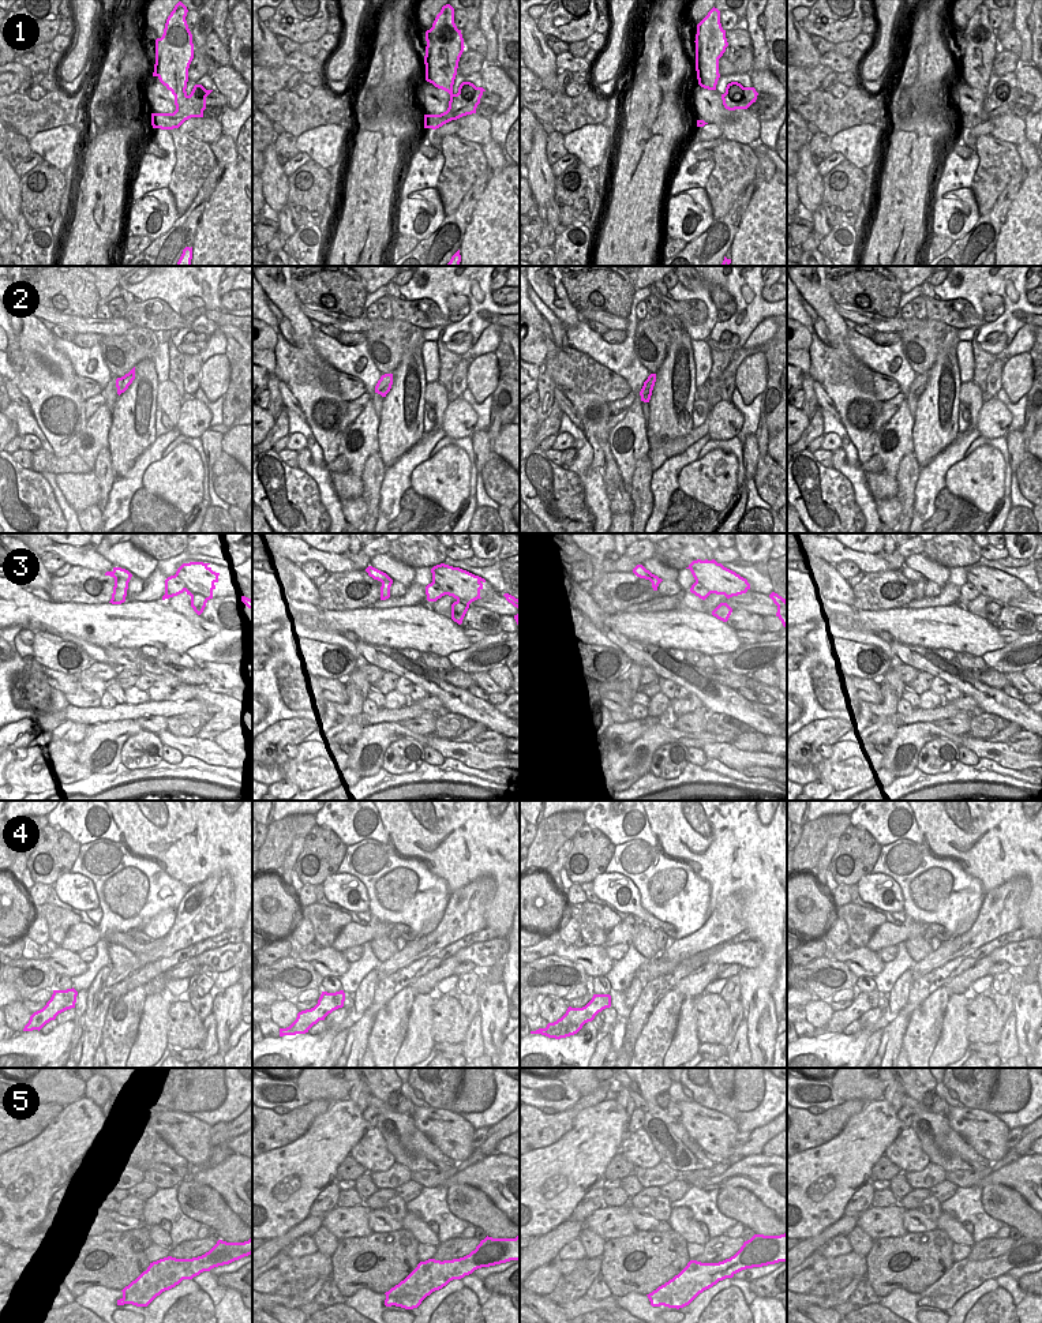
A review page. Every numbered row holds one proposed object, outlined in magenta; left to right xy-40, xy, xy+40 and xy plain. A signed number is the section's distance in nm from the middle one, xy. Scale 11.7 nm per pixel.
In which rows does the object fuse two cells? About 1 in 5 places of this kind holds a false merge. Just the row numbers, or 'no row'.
no row

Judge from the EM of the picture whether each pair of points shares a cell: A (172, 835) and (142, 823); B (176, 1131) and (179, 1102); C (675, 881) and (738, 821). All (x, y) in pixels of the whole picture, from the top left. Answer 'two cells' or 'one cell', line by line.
A: one cell
B: two cells
C: two cells

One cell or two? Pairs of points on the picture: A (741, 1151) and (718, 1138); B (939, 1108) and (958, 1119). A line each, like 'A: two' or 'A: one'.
A: two
B: two

